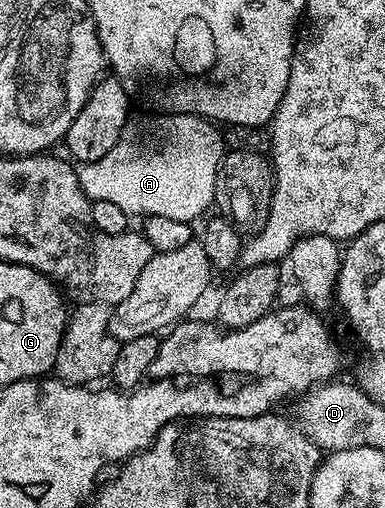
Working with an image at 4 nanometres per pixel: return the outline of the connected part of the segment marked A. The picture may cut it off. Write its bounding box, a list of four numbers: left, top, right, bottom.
[78,115,224,222]

